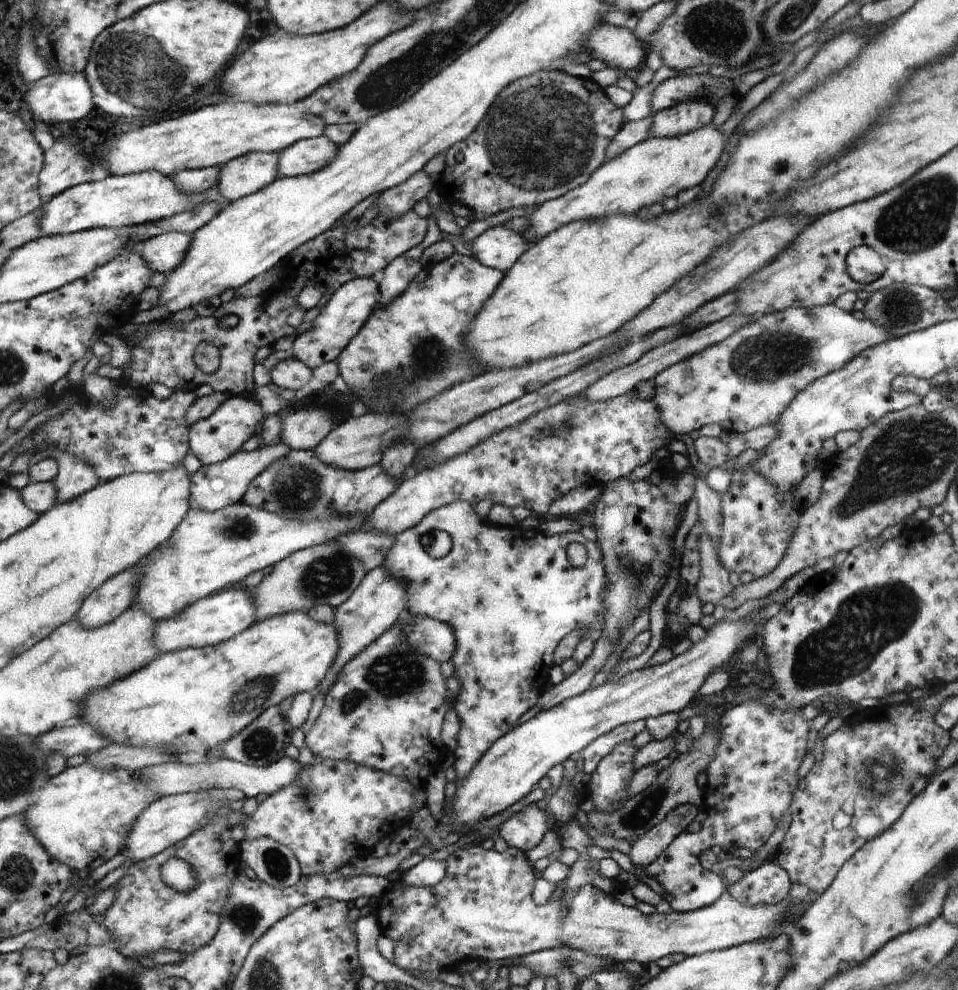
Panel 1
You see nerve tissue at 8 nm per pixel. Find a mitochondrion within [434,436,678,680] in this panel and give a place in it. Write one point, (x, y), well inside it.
(628, 566)

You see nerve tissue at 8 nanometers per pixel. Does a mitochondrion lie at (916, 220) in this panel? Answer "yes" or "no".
yes

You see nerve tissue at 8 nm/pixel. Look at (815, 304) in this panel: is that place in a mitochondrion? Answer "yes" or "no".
no

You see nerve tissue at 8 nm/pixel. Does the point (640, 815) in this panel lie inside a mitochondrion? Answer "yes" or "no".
yes

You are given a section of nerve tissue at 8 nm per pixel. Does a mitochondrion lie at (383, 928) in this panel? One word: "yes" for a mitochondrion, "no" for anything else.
no

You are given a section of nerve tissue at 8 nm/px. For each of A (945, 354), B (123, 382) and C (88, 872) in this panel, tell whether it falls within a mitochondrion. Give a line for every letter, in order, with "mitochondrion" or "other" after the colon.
A: other
B: other
C: other

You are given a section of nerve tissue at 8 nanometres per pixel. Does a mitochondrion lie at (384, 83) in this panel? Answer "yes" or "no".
yes

